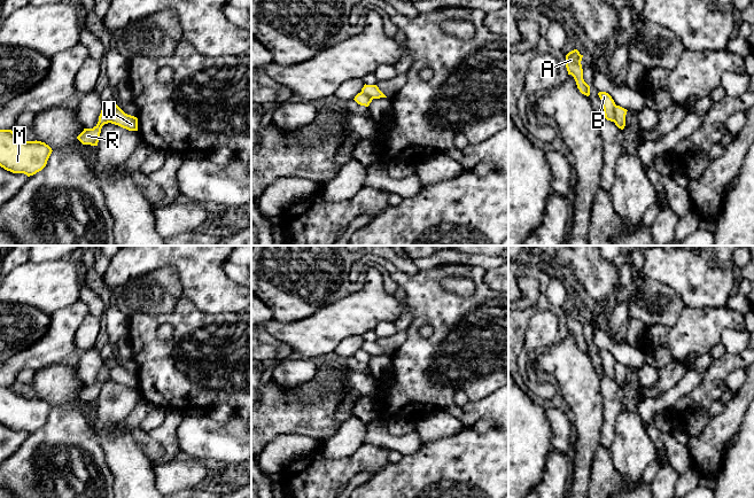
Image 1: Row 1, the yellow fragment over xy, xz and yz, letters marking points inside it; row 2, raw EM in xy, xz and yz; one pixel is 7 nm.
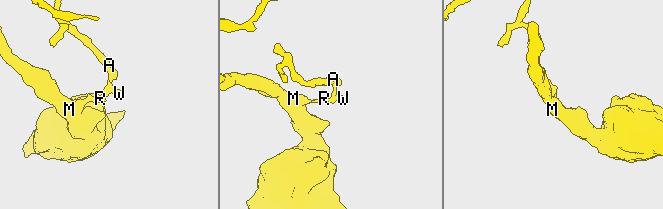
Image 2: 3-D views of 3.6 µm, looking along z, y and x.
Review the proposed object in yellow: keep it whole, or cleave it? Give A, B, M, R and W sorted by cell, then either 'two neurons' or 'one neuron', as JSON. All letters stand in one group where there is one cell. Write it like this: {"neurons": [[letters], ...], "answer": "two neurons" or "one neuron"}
{"neurons": [["A", "B", "W"], ["M", "R"]], "answer": "two neurons"}

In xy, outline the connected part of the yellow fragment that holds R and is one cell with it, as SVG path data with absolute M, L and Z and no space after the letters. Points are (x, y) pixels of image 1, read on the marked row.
M103 106L99 116L99 122L93 129L84 129L84 131L77 137L83 145L98 146L101 129L104 124L109 123L108 109Z

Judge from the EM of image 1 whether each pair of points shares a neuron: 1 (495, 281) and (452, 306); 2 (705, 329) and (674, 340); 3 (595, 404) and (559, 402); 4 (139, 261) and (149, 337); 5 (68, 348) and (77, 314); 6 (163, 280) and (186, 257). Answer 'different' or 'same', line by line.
1: different
2: same
3: different
4: different
5: same
6: different

